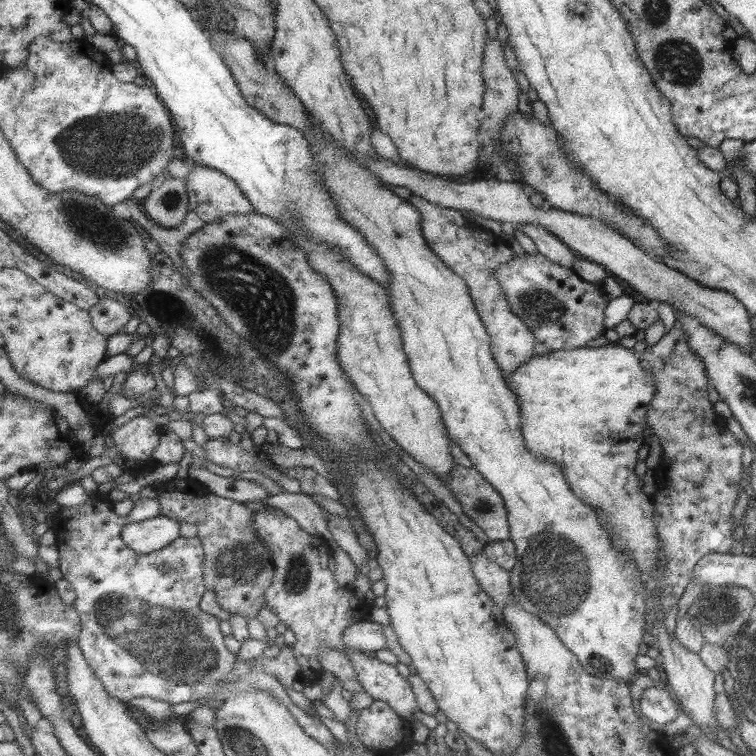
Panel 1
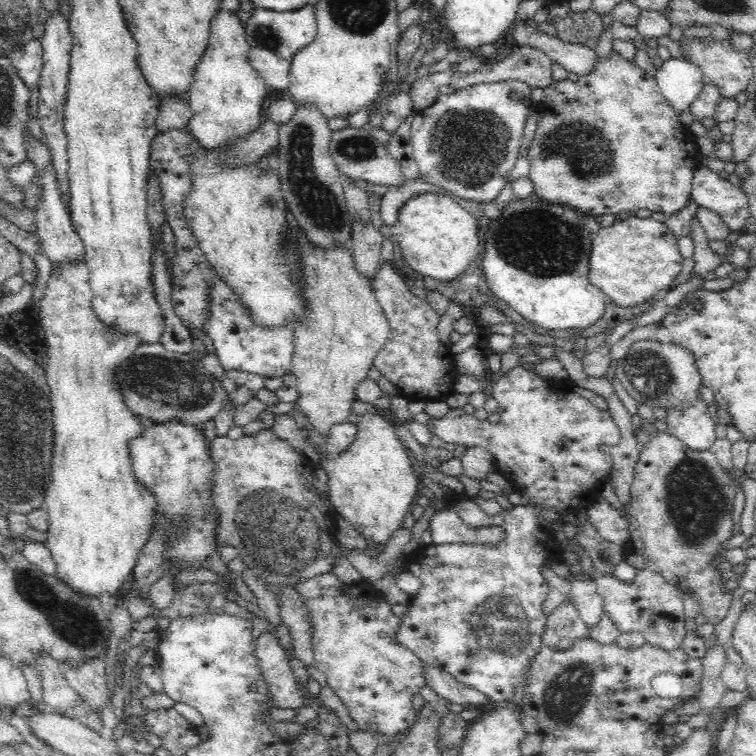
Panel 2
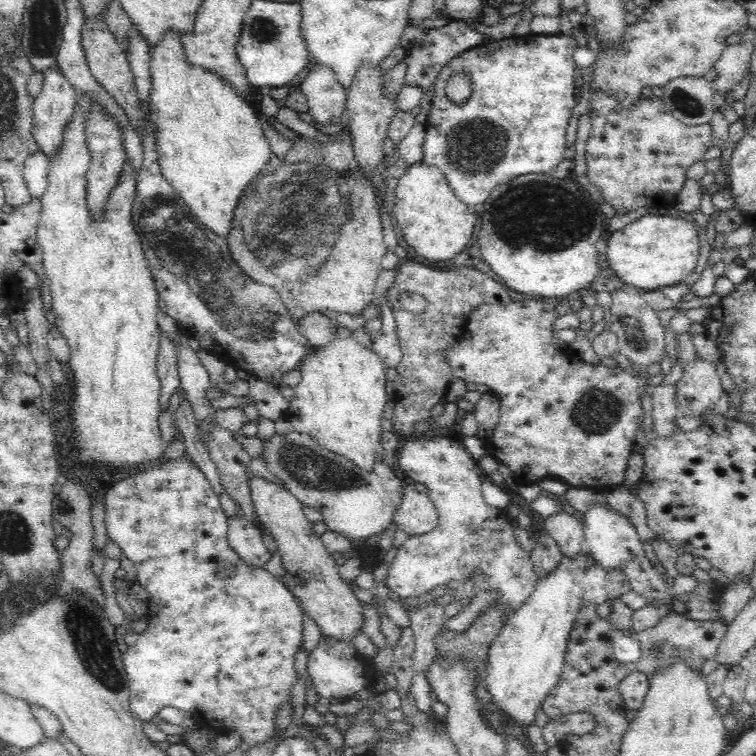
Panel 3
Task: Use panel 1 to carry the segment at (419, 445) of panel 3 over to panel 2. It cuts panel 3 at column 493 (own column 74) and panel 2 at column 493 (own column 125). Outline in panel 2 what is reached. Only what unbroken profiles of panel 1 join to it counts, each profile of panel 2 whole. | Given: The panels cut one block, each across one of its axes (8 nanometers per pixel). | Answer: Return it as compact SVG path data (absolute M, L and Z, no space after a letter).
M458 497L455 501L446 501L447 508L452 509L455 513L464 521L464 524L470 525L470 527L483 527L483 526L496 526L501 528L503 537L496 543L468 543L462 544L440 544L434 545L434 552L436 552L436 560L414 560L408 558L408 570L418 576L422 582L421 589L411 597L411 602L408 604L409 612L403 620L400 620L400 628L398 632L398 643L403 647L408 648L411 652L414 652L415 656L418 656L426 666L432 668L438 668L442 670L456 683L464 685L479 691L482 695L488 696L492 703L501 703L502 700L510 699L510 696L514 695L517 688L522 687L522 683L529 678L529 668L534 658L539 654L539 650L543 648L543 637L546 633L548 616L544 613L543 605L548 594L548 581L544 577L544 570L546 568L552 569L554 562L564 561L564 549L560 546L560 536L551 530L542 526L542 509L537 505L512 505L510 509L502 509L497 515L487 515L482 511L482 508L478 507L473 501Z

